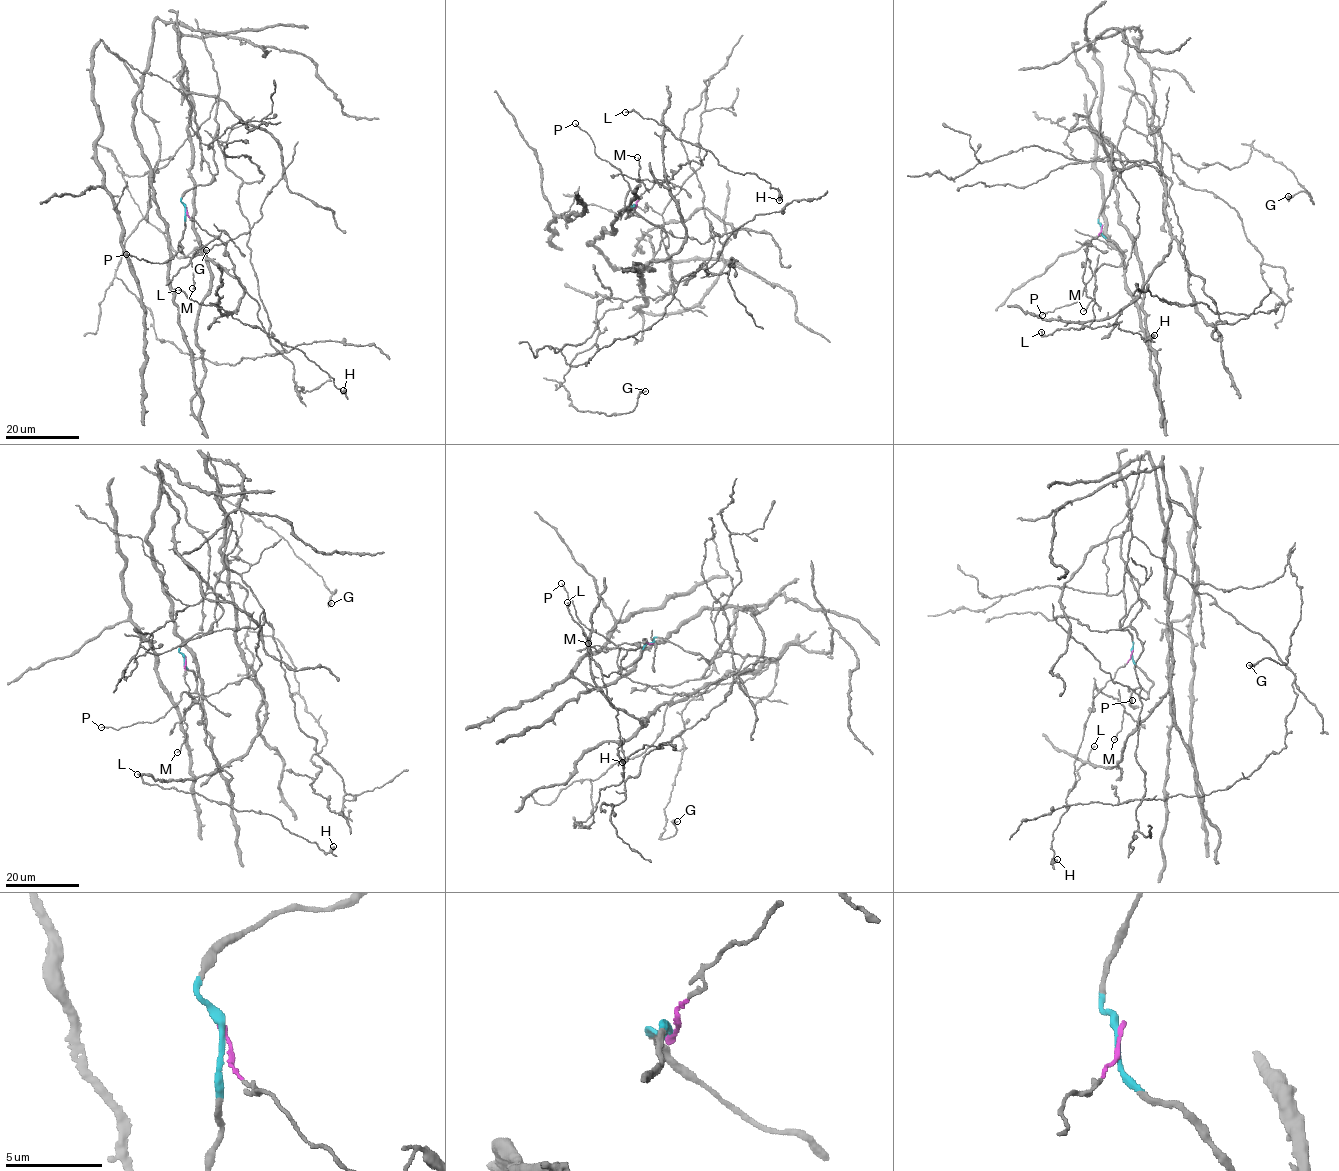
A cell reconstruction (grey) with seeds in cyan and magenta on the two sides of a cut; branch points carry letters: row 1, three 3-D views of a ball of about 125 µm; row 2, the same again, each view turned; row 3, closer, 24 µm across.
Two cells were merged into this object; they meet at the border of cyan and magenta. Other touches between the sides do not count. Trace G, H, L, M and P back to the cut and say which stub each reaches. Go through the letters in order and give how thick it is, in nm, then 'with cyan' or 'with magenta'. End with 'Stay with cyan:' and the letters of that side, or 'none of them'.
G: calibre 160 nm; with cyan
H: calibre 550 nm; with magenta
L: calibre 200 nm; with magenta
M: calibre 160 nm; with magenta
P: calibre 130 nm; with cyan
Stay with cyan: G, P

